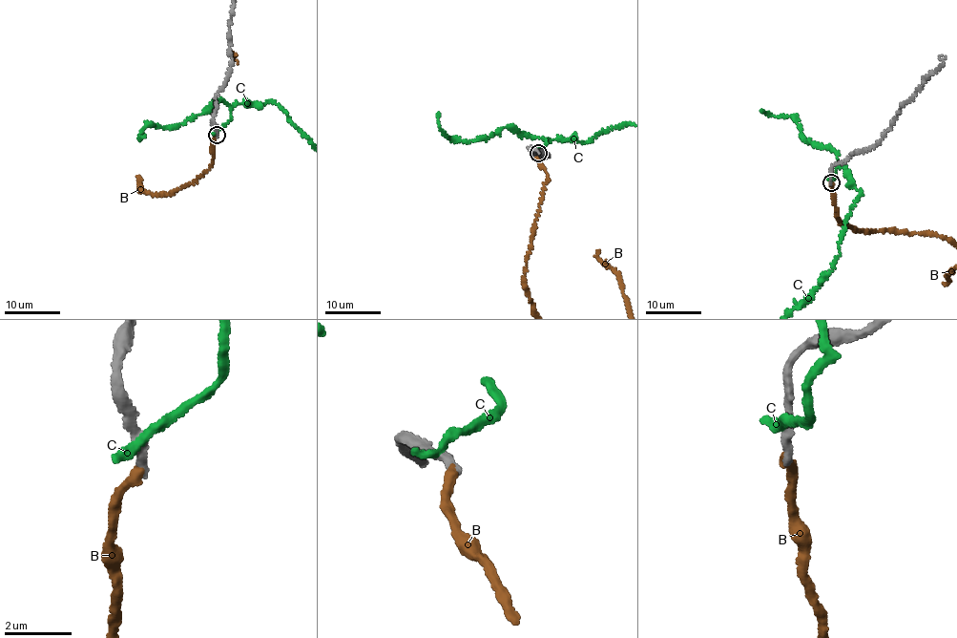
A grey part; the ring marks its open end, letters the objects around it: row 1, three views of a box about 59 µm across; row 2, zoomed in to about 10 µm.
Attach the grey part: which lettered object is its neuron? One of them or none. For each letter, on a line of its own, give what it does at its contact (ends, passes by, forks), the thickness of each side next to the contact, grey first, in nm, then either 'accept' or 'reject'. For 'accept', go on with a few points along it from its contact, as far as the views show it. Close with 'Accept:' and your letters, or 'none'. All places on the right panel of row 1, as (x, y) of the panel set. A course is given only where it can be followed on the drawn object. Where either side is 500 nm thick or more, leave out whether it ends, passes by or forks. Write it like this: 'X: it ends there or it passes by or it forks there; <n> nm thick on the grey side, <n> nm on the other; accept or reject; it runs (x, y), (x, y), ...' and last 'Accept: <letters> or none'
B: it ends there; 280 nm thick on the grey side, 300 nm on the other; accept
C: it ends there; 340 nm thick on the grey side, 320 nm on the other; reject
Accept: B

